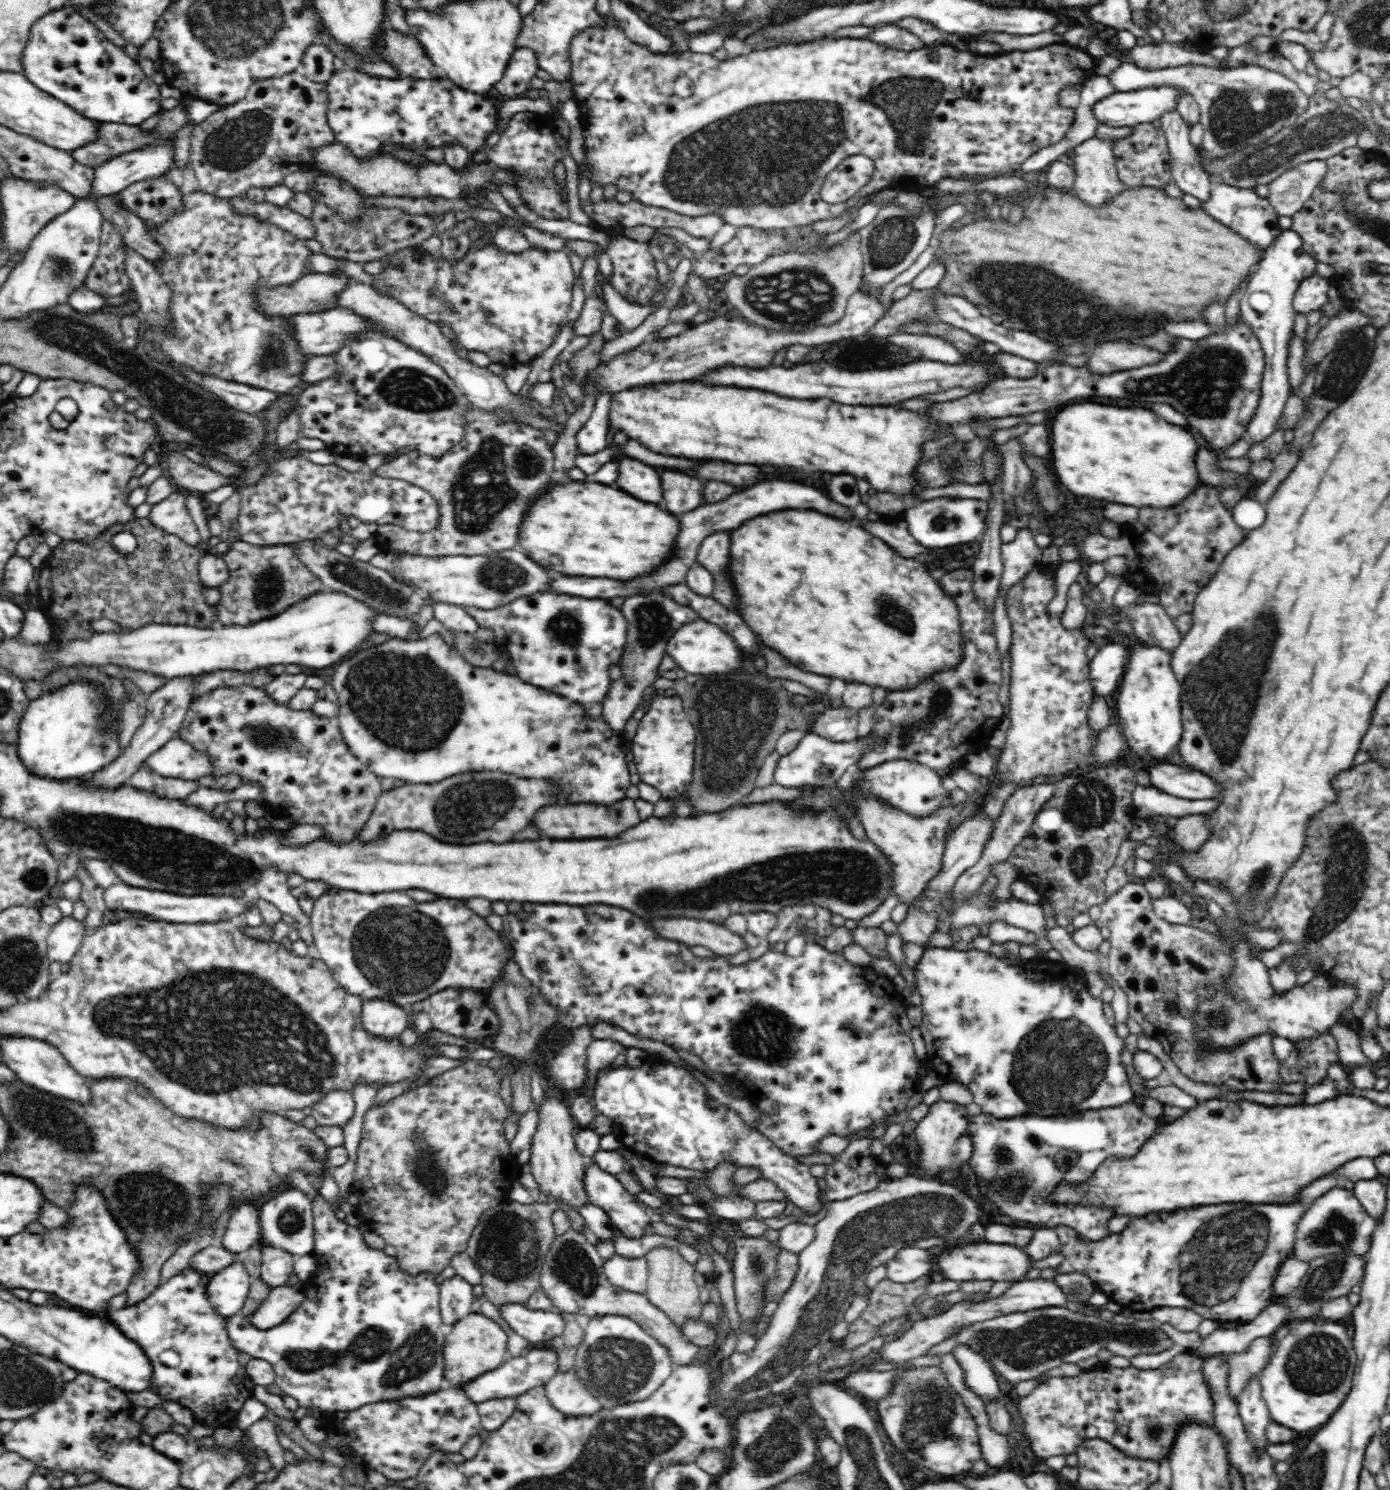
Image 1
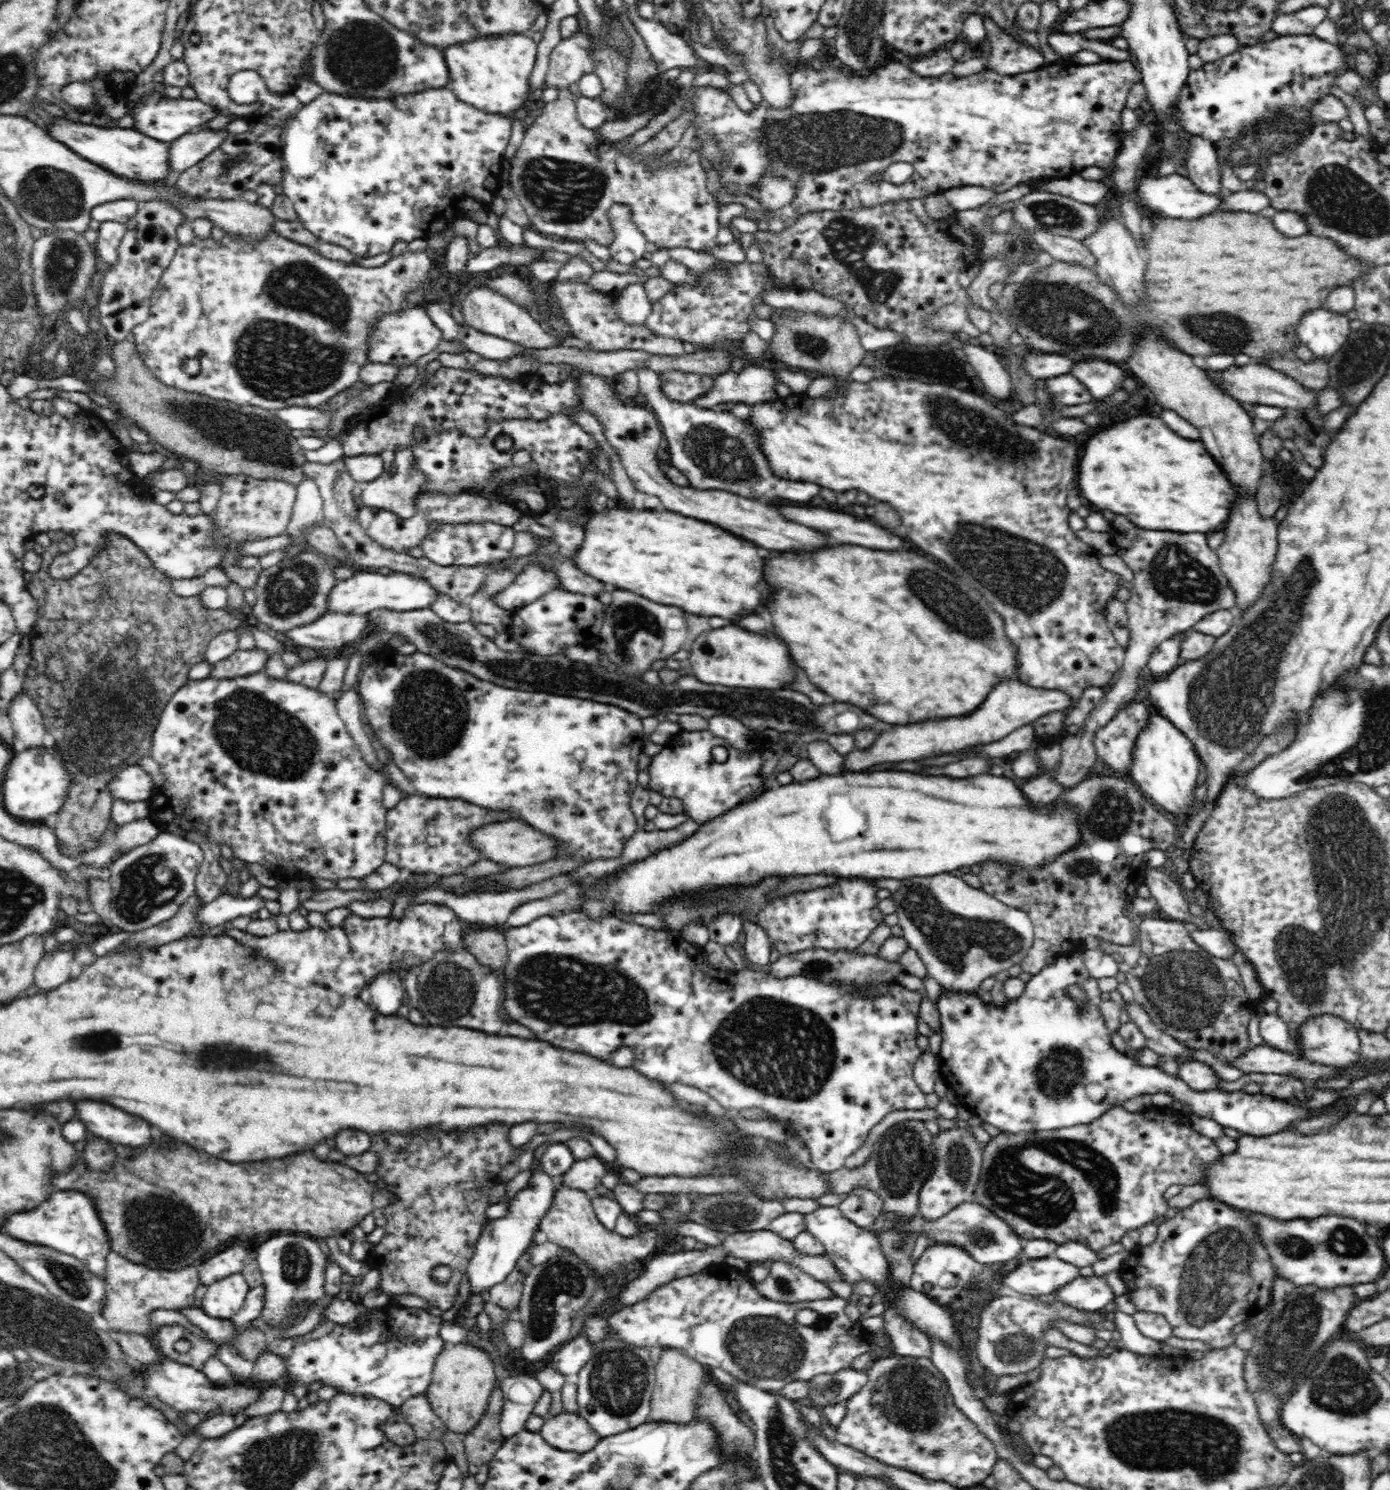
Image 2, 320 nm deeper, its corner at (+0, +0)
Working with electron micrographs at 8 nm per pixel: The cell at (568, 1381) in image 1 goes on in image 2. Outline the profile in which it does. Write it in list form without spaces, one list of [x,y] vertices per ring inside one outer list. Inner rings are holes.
[[[563,1412],[544,1421],[540,1433],[550,1445],[560,1450],[584,1454],[592,1450],[600,1437],[580,1414]]]

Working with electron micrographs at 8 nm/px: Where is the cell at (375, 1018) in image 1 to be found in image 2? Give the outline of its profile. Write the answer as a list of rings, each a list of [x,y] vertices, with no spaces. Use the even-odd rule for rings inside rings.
[[[386,971],[375,976],[367,988],[370,992],[368,1004],[380,1014],[396,1015],[398,1008],[403,1005],[405,984],[396,971]]]

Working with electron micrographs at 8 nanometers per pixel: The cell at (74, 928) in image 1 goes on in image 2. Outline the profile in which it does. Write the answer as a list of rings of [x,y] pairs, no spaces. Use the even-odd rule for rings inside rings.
[[[74,949],[68,951],[53,951],[45,953],[36,965],[33,984],[38,990],[54,990],[60,984],[70,980],[70,966],[74,959]]]

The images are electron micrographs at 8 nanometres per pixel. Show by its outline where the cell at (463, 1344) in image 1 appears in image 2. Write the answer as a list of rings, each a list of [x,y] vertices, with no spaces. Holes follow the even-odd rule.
[[[462,1343],[446,1345],[435,1360],[432,1378],[424,1395],[448,1431],[466,1435],[484,1417],[496,1376],[491,1355],[480,1346],[476,1348]]]

